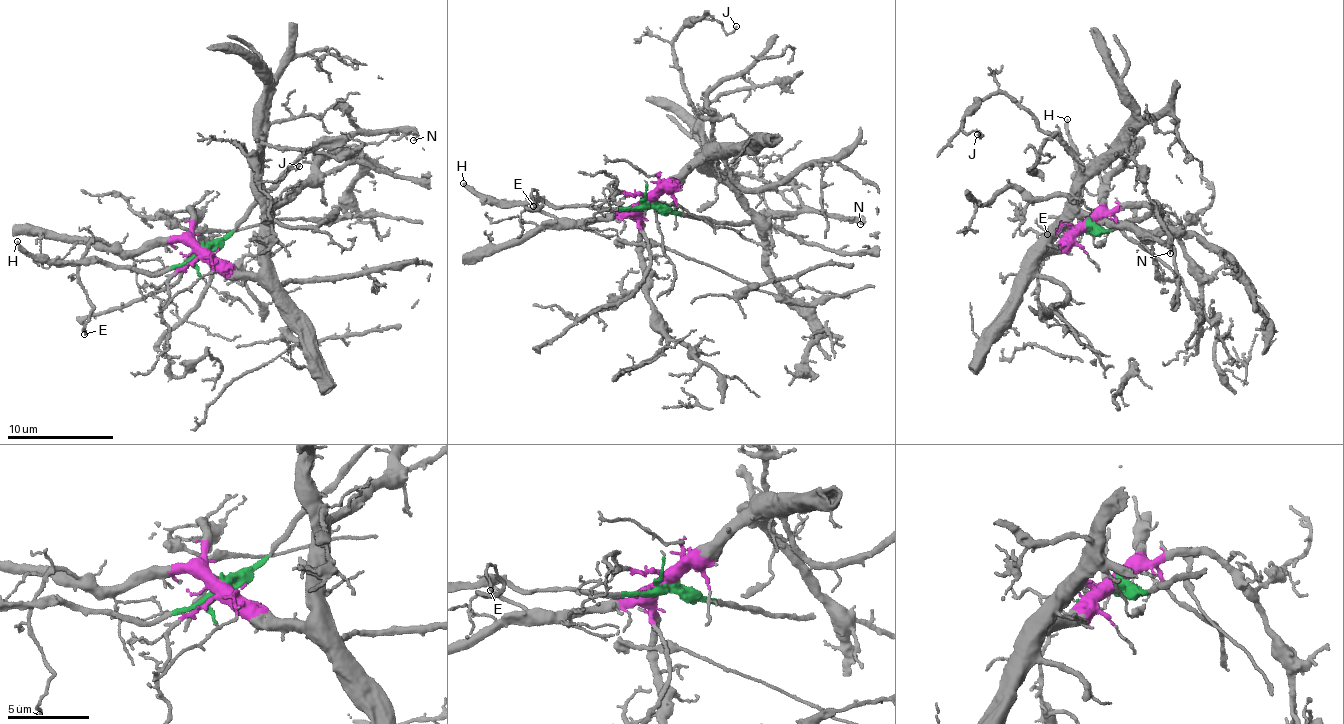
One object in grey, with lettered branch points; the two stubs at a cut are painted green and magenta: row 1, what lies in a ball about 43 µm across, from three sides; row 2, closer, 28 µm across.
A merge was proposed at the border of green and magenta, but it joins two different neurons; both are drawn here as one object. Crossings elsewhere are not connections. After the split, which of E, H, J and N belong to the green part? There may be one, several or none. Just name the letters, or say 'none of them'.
H, N

